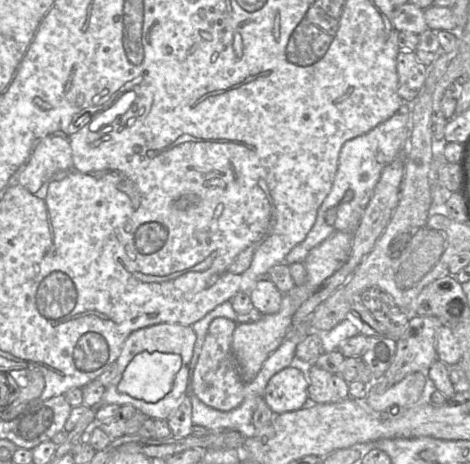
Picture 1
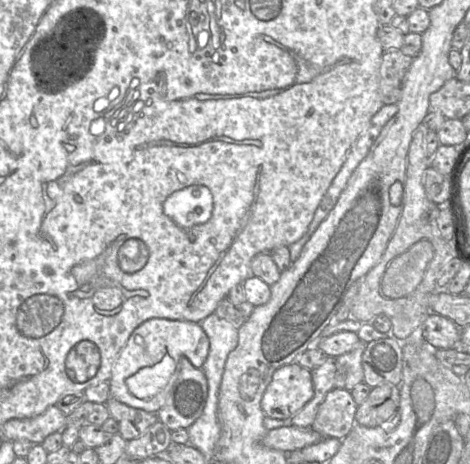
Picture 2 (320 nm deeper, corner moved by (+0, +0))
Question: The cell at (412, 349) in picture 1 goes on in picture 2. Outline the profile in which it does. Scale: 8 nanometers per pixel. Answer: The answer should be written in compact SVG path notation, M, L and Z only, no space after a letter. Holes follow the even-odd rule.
M391 383L376 386L357 407L355 423L365 427L380 426L398 412L399 403L399 386Z

